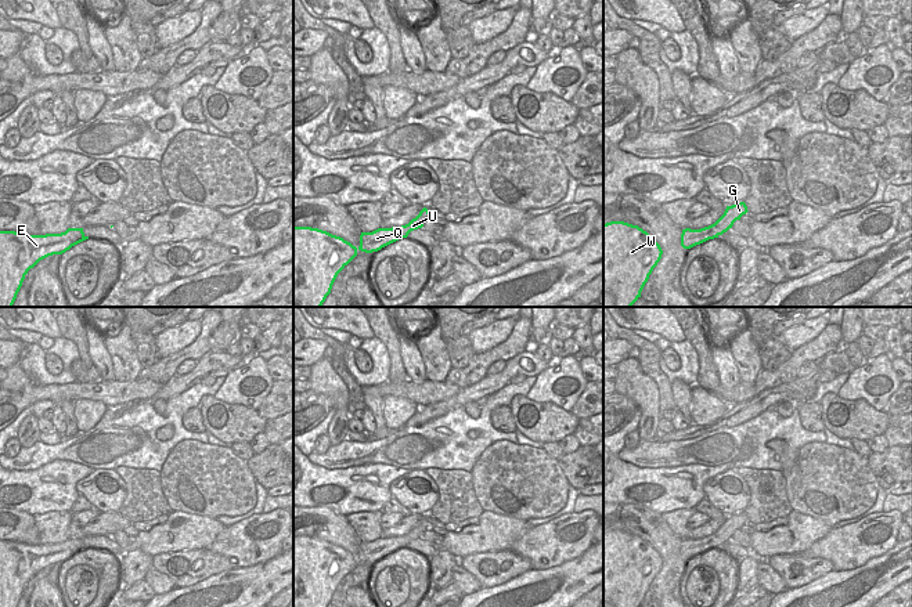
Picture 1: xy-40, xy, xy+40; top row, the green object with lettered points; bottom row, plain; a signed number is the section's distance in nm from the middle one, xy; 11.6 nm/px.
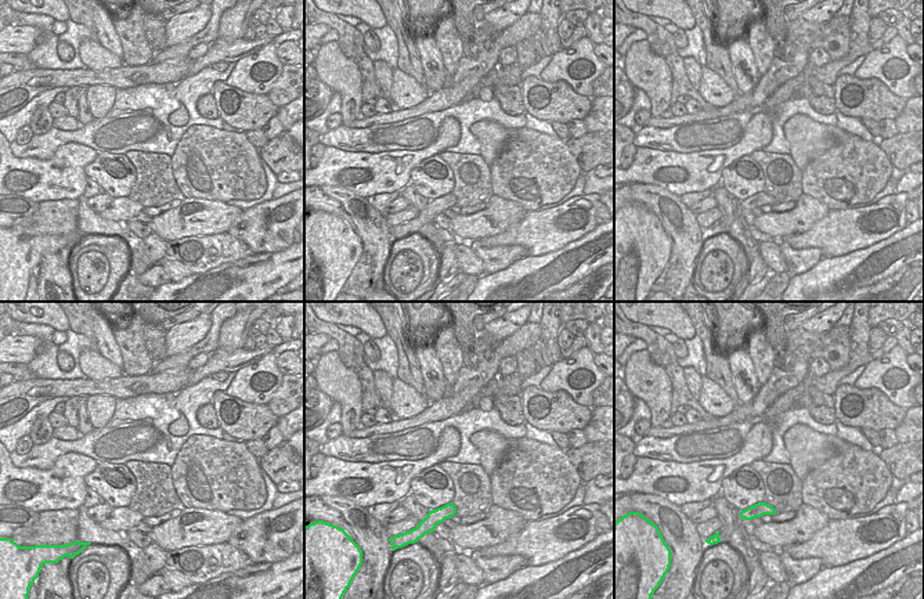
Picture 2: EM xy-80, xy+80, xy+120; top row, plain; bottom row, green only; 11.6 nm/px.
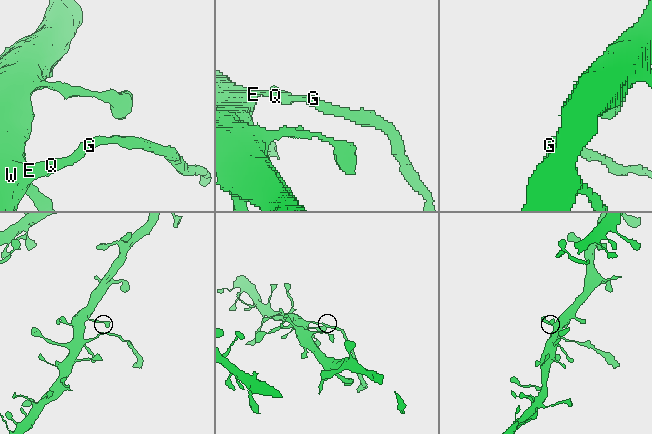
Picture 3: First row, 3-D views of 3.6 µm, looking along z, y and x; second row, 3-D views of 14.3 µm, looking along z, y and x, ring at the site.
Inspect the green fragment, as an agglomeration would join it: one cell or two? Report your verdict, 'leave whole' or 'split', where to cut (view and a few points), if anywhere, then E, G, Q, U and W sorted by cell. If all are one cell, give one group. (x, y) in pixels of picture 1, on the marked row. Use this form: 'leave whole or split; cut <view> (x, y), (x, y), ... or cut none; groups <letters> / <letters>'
split; cut xy+40 (707, 227), (716, 237); groups E Q W / G U

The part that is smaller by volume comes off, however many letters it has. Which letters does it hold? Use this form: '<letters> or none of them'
G, U

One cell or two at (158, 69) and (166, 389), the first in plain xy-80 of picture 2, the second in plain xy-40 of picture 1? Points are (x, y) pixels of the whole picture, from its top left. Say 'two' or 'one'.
two

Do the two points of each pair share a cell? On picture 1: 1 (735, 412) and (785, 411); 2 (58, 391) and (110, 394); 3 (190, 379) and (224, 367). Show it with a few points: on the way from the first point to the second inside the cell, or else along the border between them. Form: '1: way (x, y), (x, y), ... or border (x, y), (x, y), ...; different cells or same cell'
1: border (790, 400), (781, 401), (772, 407); different cells
2: way (71, 391), (97, 393); same cell
3: way (198, 372), (205, 367), (216, 367); same cell

